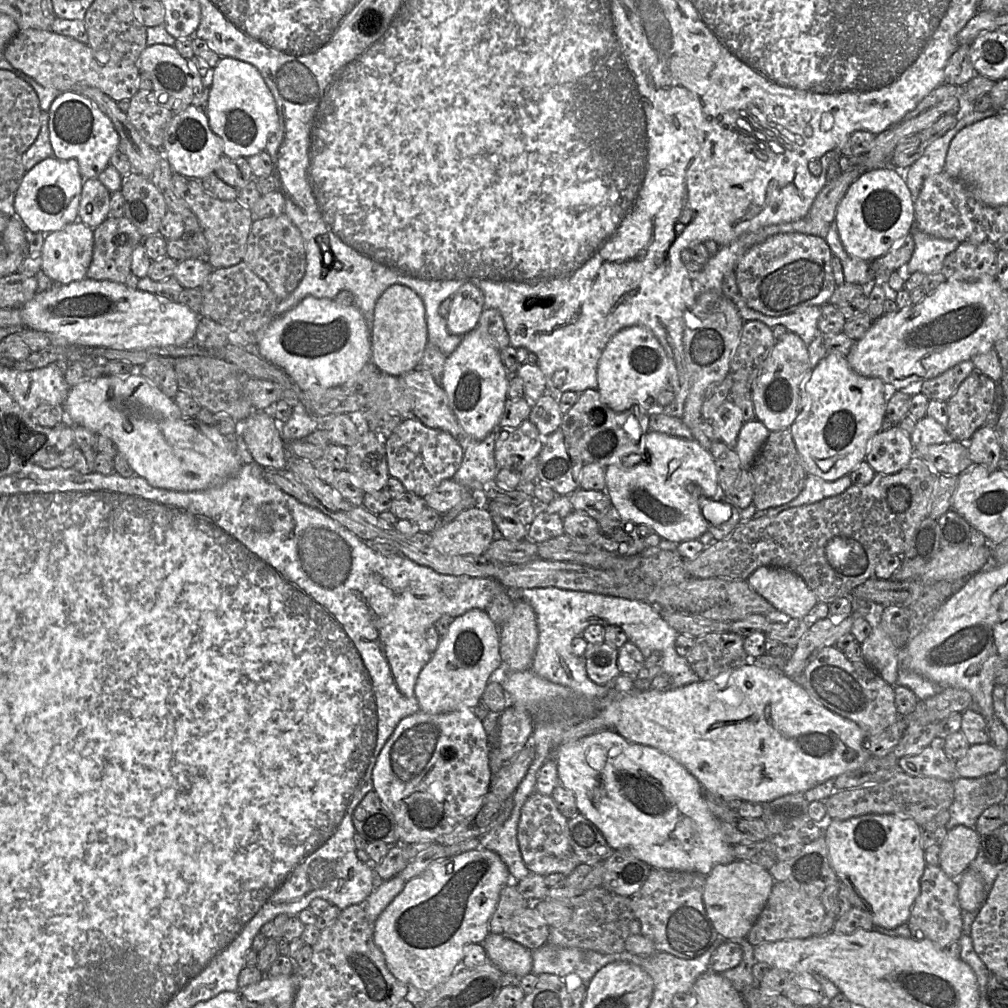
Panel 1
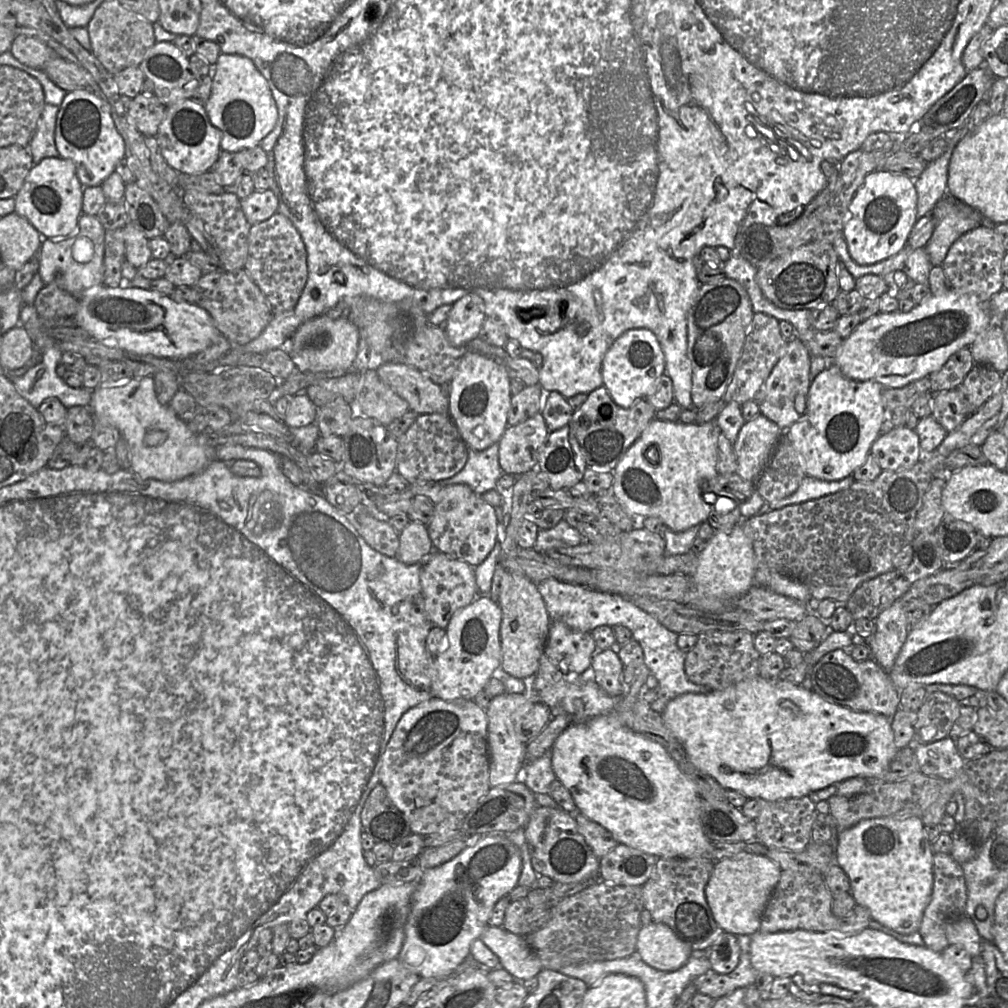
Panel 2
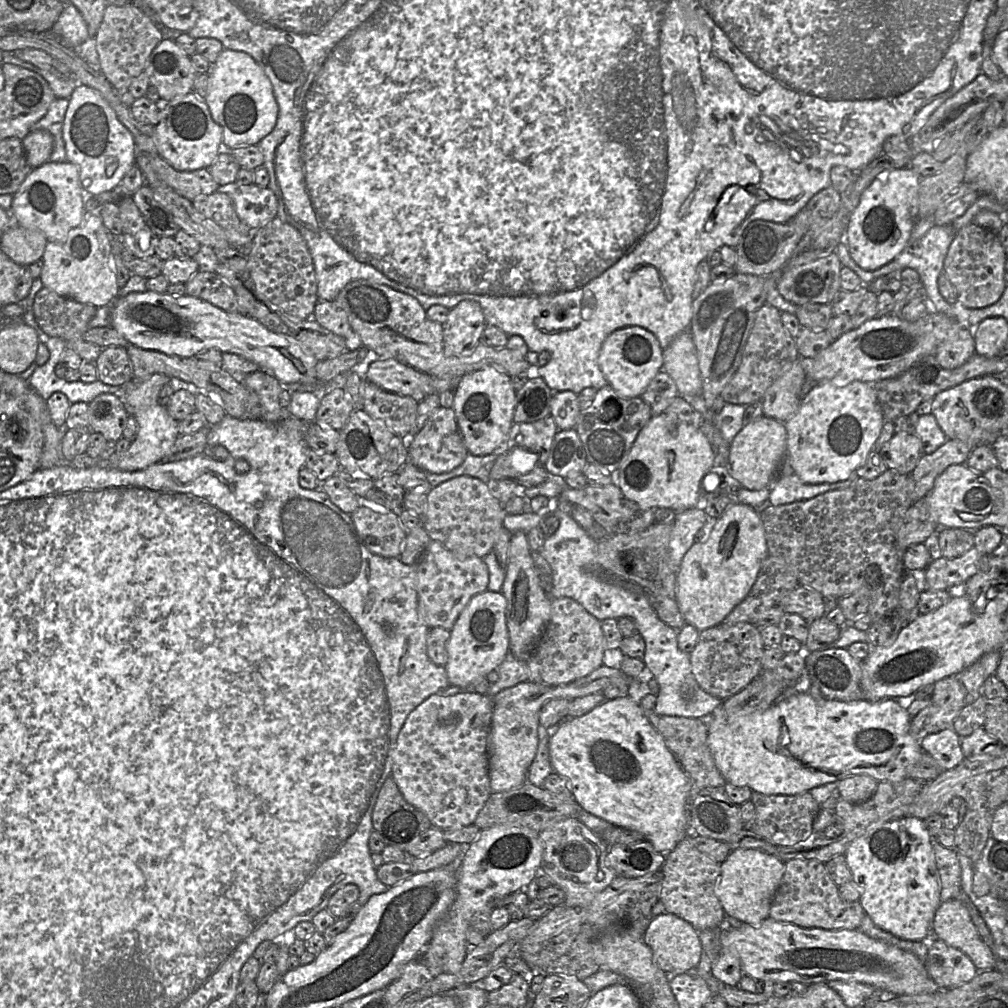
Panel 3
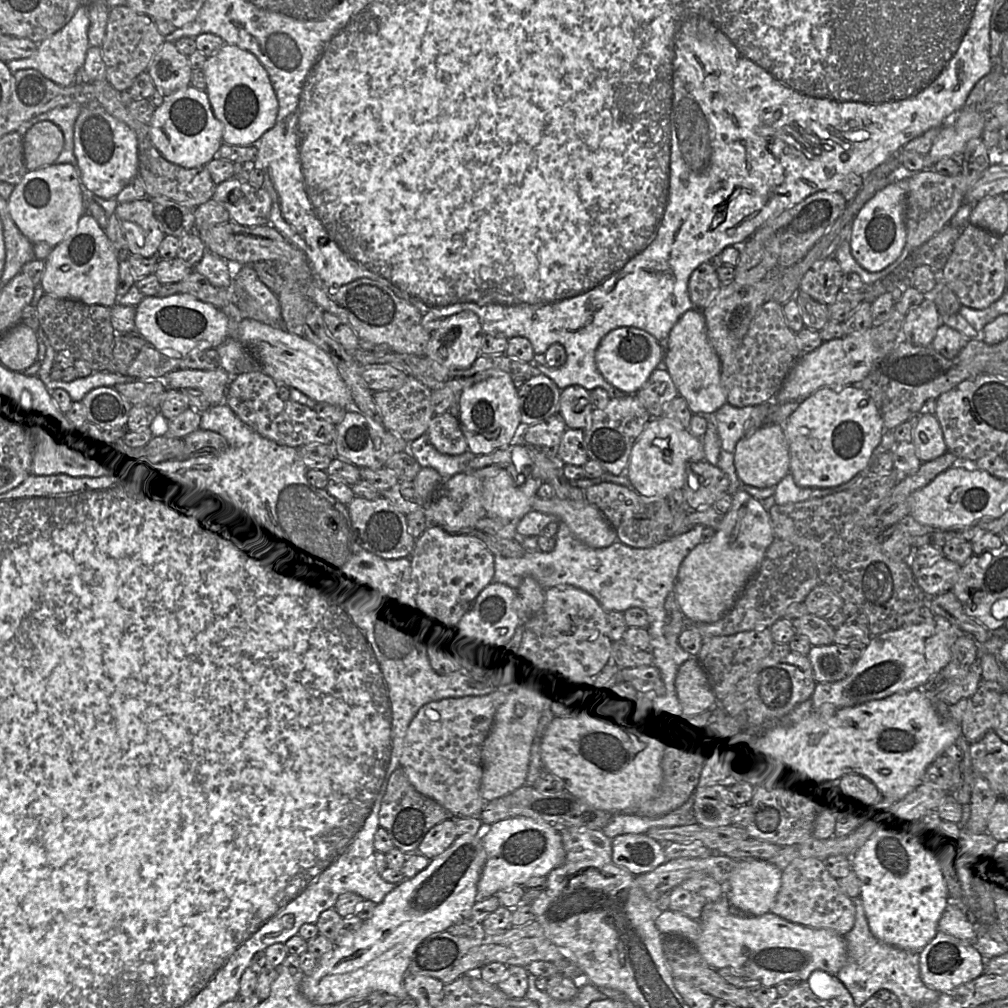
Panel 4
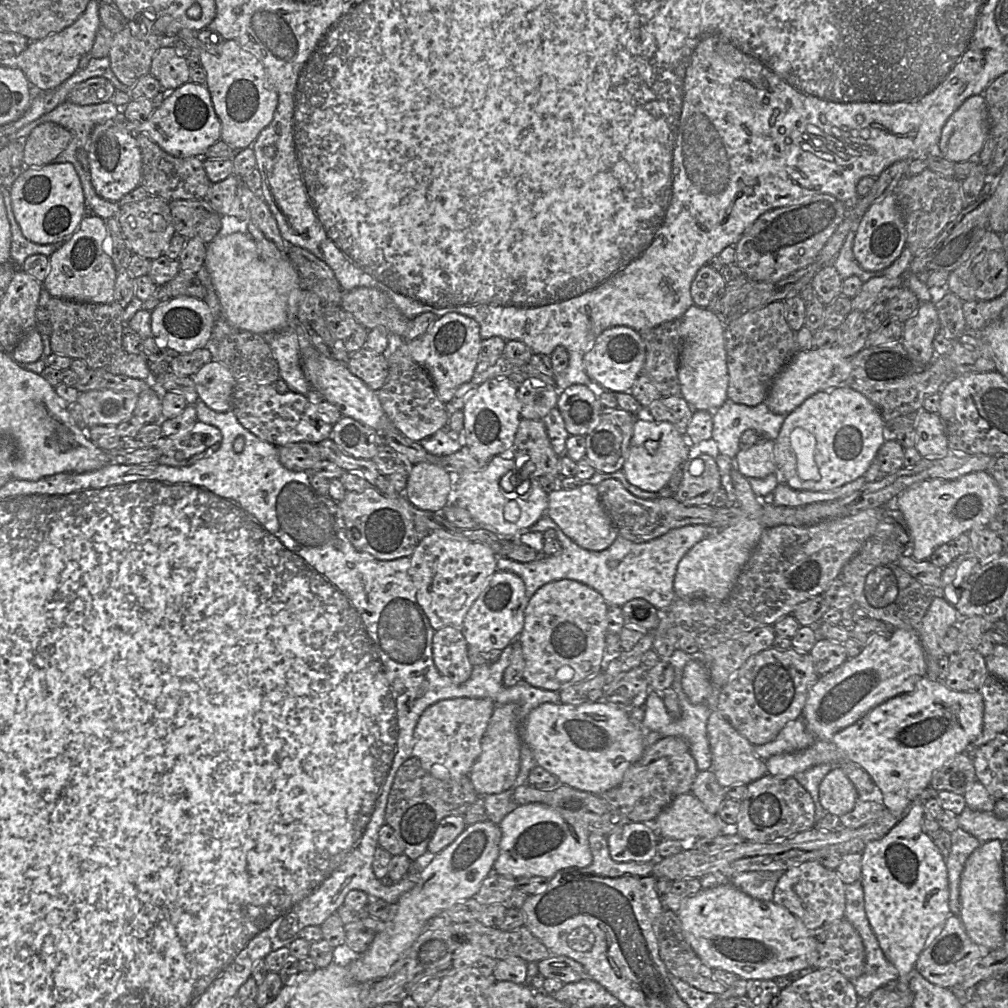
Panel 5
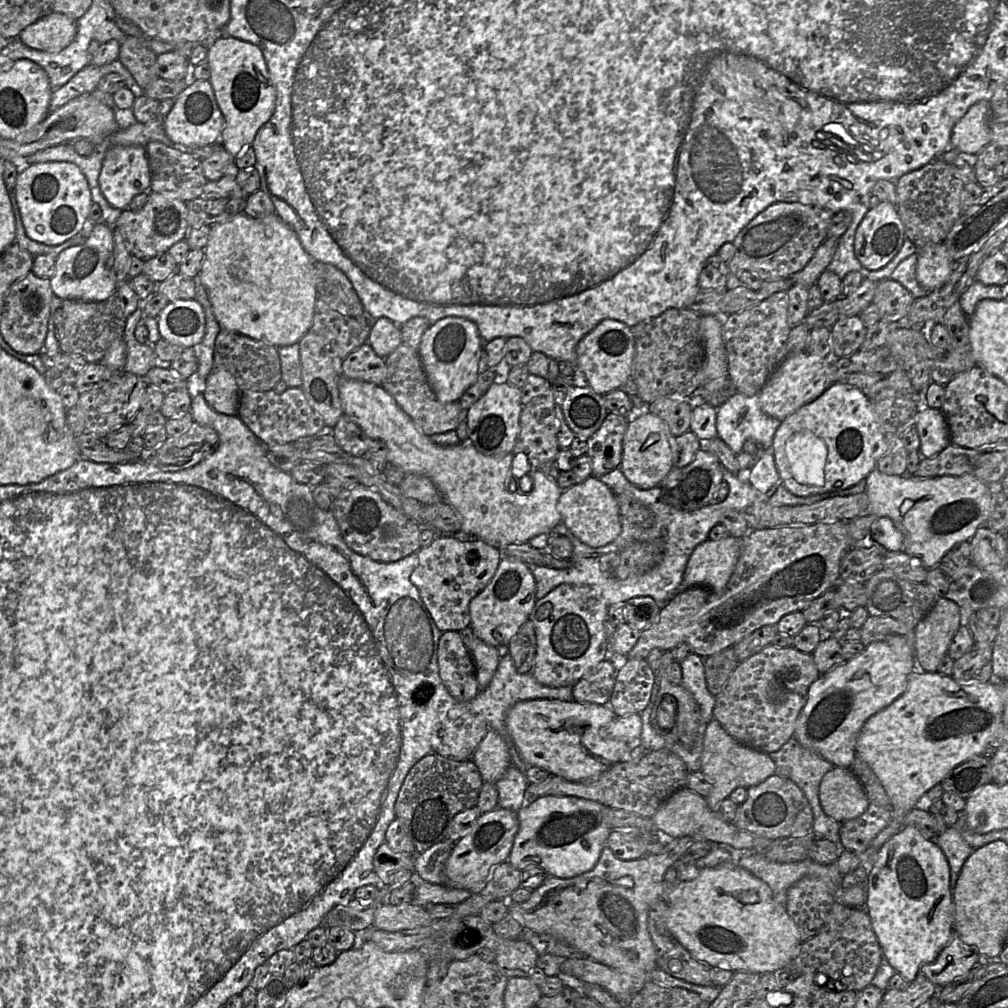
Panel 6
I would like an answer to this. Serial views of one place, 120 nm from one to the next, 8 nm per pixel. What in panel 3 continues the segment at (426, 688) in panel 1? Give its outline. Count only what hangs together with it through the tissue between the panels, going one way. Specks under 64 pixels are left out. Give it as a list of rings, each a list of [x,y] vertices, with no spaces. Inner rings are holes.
[[[485,591],[474,596],[462,610],[447,643],[448,661],[444,668],[452,685],[467,690],[503,663],[510,653],[506,608],[501,592]]]

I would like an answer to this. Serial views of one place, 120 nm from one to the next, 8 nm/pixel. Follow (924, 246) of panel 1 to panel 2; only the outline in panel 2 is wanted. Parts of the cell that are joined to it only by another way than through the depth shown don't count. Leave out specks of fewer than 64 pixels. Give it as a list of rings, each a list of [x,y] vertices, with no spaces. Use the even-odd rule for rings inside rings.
[[[947,194],[931,211],[935,227],[925,250],[932,265],[941,266],[950,247],[966,232],[983,225],[983,216],[975,208]]]

